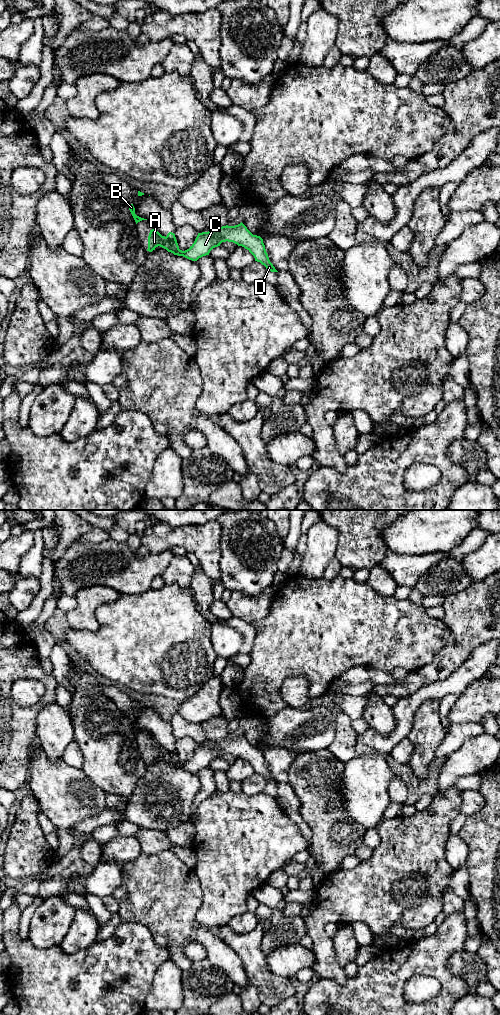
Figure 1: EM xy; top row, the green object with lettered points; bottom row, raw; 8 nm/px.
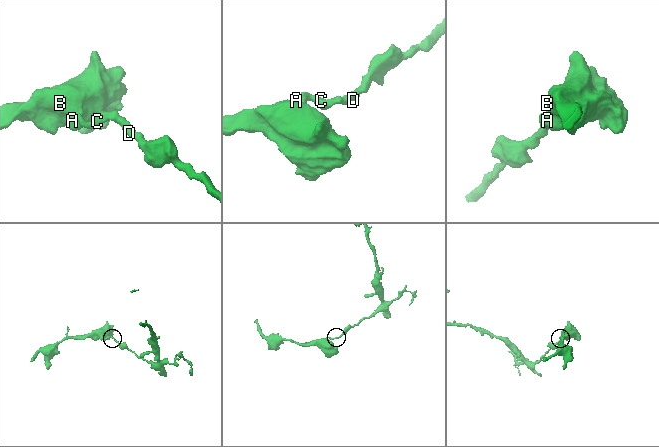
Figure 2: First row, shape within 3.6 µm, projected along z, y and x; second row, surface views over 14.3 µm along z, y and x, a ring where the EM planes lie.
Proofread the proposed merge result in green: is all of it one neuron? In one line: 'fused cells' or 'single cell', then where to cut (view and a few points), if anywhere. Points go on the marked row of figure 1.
fused cells; cut xy (166, 236), (170, 242), (171, 251)

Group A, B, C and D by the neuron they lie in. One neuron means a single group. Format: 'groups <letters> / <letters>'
groups A B / C D

